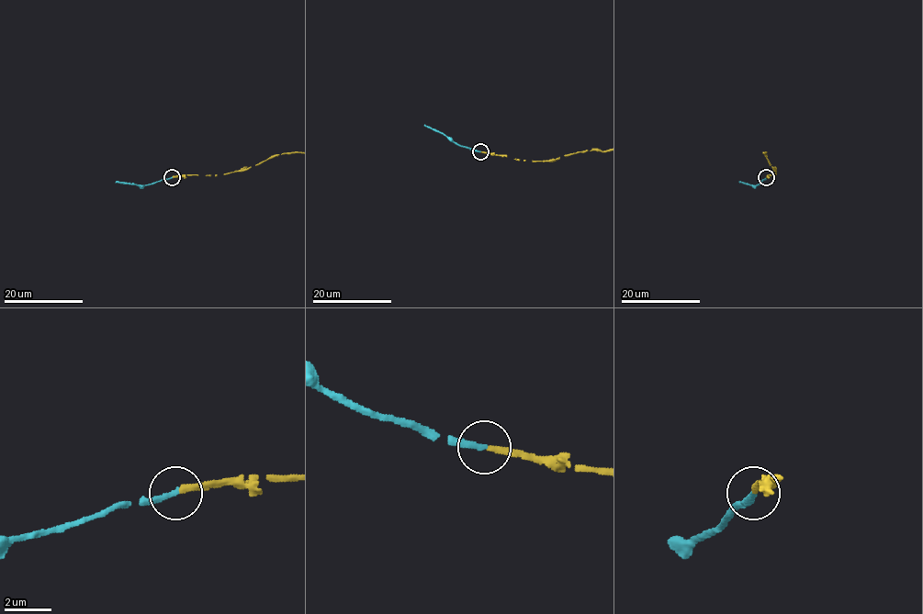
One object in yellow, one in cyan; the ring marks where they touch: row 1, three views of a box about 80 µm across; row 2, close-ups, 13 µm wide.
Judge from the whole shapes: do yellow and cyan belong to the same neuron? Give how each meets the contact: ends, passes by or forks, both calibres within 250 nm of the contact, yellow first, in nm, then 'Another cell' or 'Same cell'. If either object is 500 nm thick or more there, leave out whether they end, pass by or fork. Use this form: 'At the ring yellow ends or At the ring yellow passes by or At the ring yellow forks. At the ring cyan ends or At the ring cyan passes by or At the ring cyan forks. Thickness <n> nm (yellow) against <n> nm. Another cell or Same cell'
At the ring yellow ends. At the ring cyan ends. Thickness 240 nm (yellow) against 240 nm. Same cell

